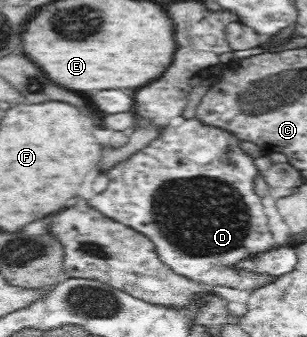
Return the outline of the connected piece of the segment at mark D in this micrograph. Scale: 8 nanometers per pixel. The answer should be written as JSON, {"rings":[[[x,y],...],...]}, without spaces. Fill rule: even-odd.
{"rings":[[[194,116],[194,118],[186,118],[182,124],[178,126],[172,126],[172,128],[166,128],[150,146],[146,146],[144,150],[140,150],[138,154],[134,154],[134,158],[122,162],[122,166],[116,166],[112,170],[106,172],[106,178],[108,178],[108,188],[96,196],[92,202],[94,207],[99,212],[102,212],[107,218],[112,218],[115,222],[120,222],[130,229],[137,231],[138,233],[145,234],[154,244],[158,253],[158,257],[174,272],[181,274],[183,277],[189,278],[190,280],[199,282],[200,285],[209,288],[230,288],[230,290],[242,290],[242,292],[252,292],[254,290],[260,290],[274,284],[278,276],[270,273],[264,273],[264,271],[254,271],[254,269],[243,268],[245,263],[262,257],[263,255],[270,255],[275,252],[278,247],[270,235],[268,227],[268,216],[264,213],[264,206],[259,196],[254,194],[254,182],[260,178],[258,176],[258,168],[254,164],[254,158],[240,148],[240,140],[236,138],[236,133],[226,132],[226,127],[214,126],[210,123],[202,121],[202,119]],[[216,142],[220,144],[226,144],[228,150],[222,154],[222,156],[216,156],[216,160],[212,162],[202,162],[202,154],[204,150],[212,150],[212,146],[218,146]]]}

